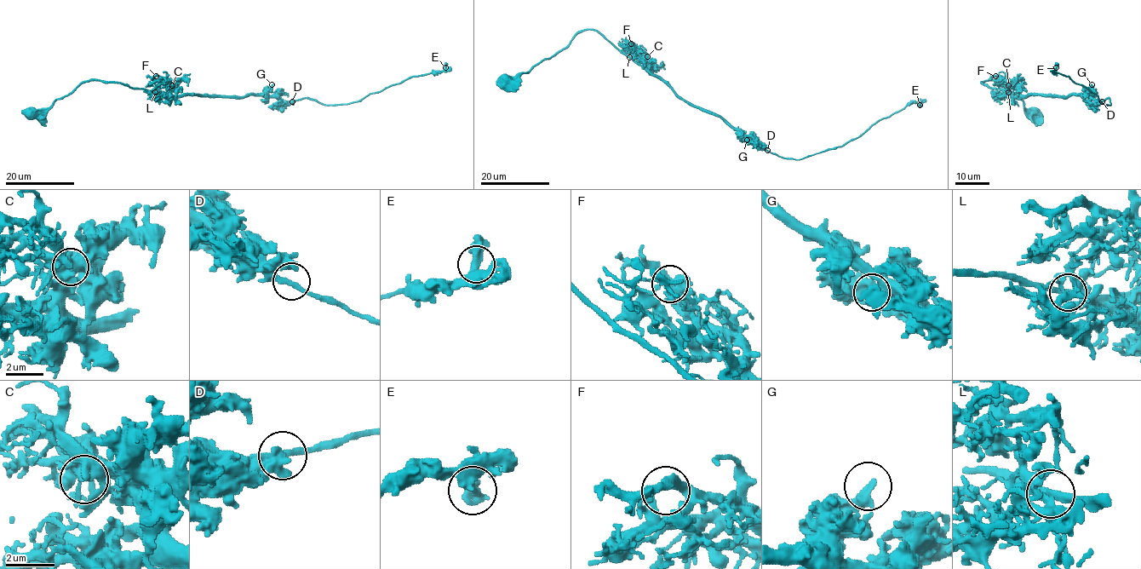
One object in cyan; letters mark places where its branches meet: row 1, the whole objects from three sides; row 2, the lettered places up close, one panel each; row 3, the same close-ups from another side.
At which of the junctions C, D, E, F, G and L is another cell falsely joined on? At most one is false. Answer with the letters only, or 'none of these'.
none of these

